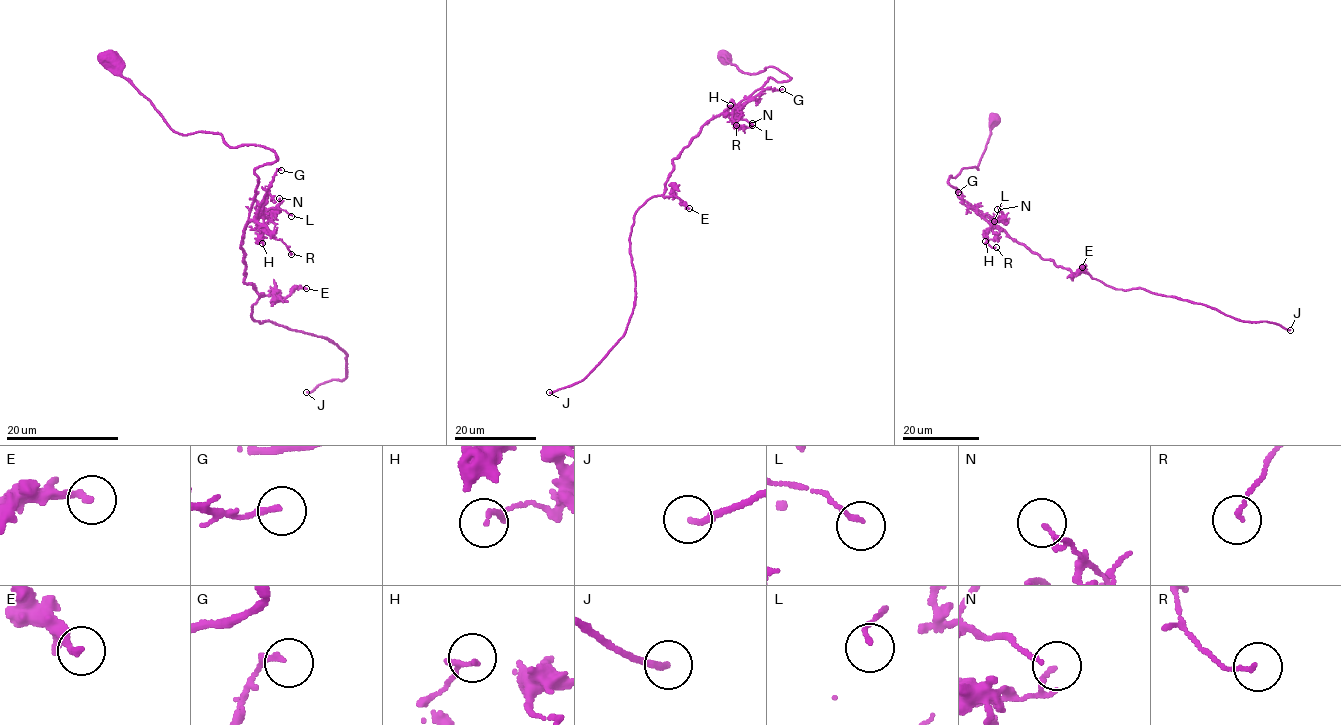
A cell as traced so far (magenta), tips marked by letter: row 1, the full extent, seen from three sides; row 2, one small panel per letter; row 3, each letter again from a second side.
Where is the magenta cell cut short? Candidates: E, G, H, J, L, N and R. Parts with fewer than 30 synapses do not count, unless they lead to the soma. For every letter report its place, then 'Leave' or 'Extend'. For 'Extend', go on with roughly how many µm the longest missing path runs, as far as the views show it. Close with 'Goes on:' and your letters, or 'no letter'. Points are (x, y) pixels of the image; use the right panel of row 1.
E: Place: (1082, 267). Leave
G: Place: (958, 192). Leave
H: Place: (985, 241). Leave
J: Place: (1290, 330). Extend. Missing length about 45 µm
L: Place: (994, 221). Leave
N: Place: (997, 209). Leave
R: Place: (996, 247). Leave
Goes on: J

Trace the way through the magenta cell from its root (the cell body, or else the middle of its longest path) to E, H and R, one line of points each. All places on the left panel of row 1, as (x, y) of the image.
E: (111, 61), (171, 129), (275, 153), (254, 170), (244, 281), (260, 296), (306, 288)
H: (111, 61), (171, 129), (275, 153), (254, 170), (249, 217), (262, 243)
R: (111, 61), (171, 129), (275, 153), (254, 170), (249, 217), (291, 254)

